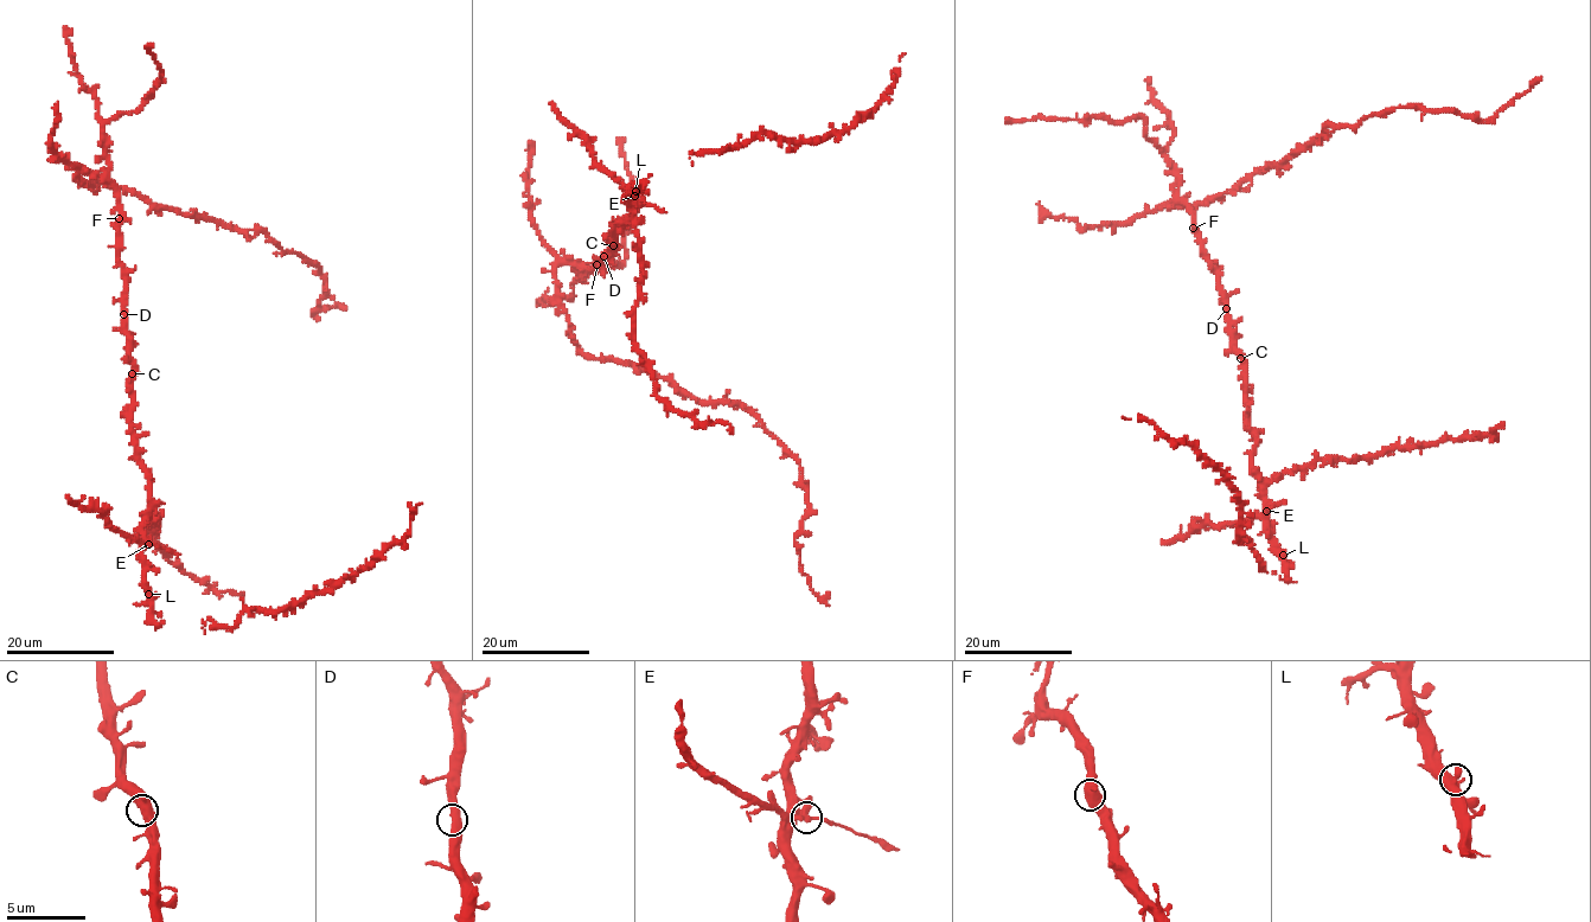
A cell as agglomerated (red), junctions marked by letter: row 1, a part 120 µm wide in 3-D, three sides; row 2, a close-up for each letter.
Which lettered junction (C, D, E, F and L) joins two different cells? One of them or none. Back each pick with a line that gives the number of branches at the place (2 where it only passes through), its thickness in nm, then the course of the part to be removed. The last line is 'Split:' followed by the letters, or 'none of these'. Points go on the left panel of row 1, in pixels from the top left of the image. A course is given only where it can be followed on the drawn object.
E: branches 2; calibre 440 nm; course (148, 544), (180, 555)
Split: E

